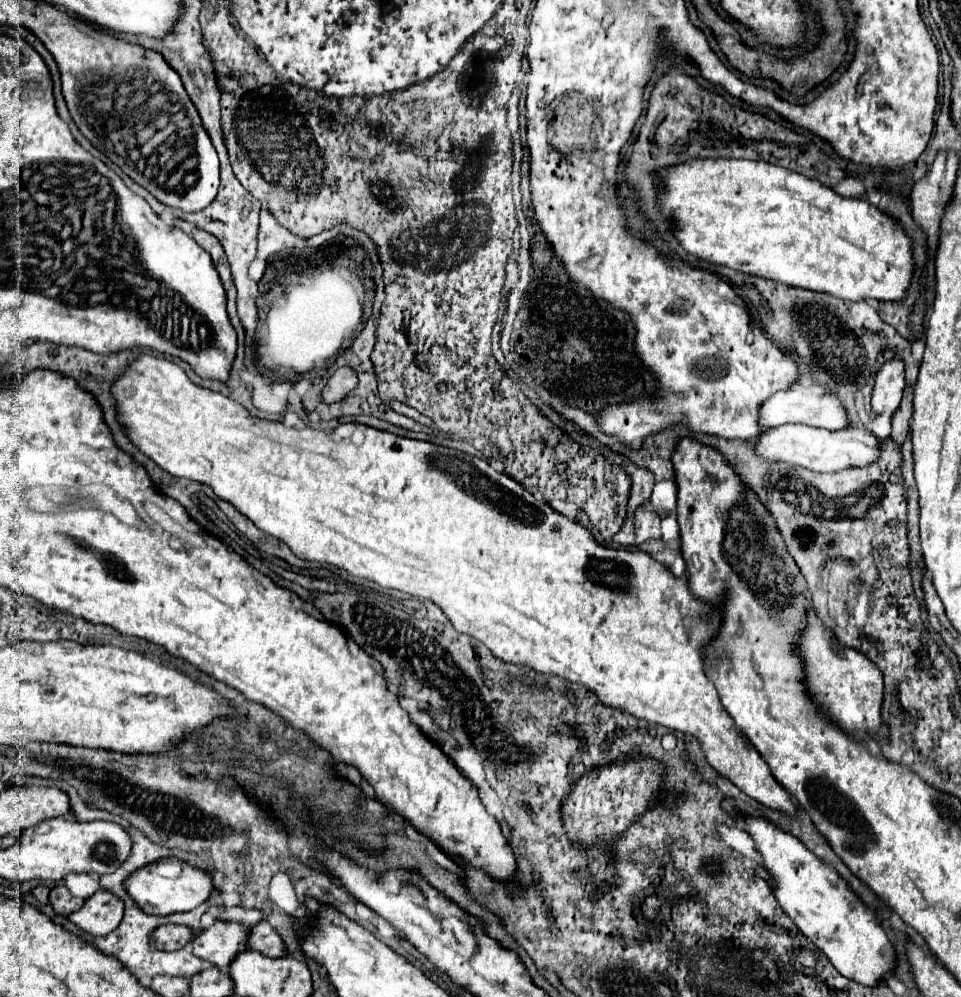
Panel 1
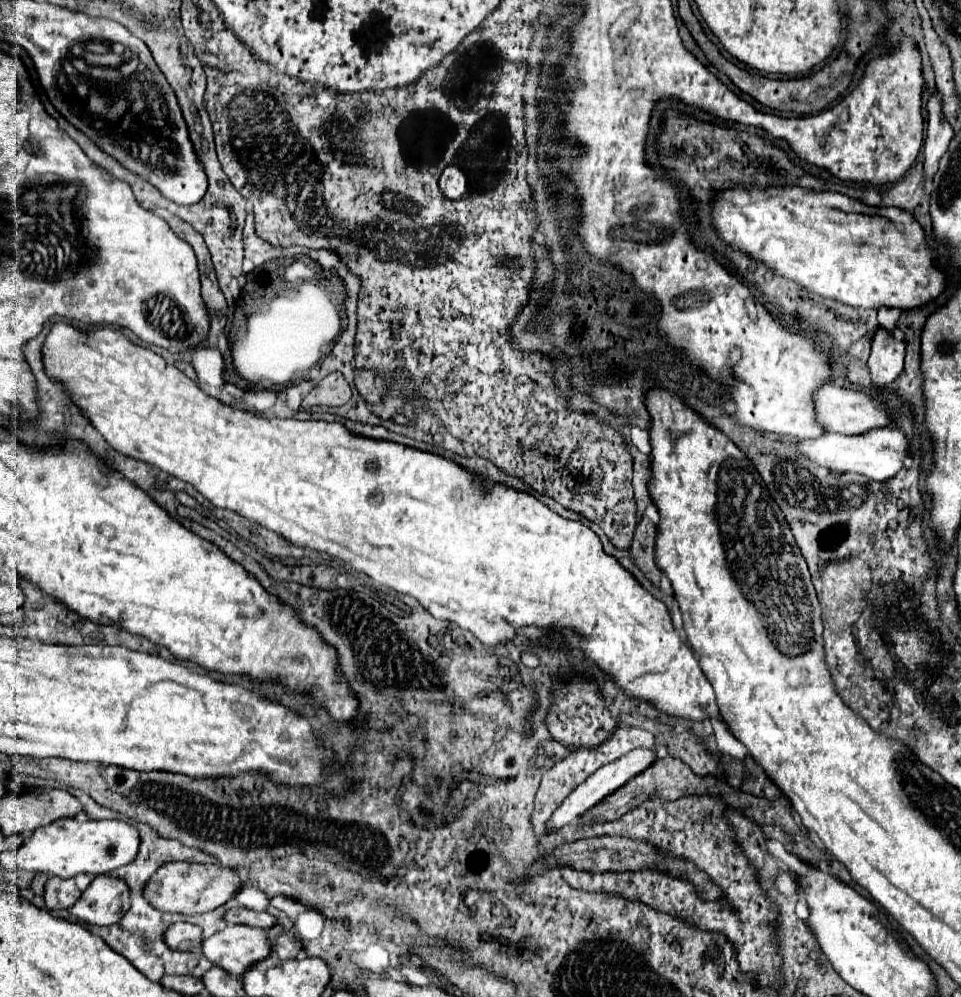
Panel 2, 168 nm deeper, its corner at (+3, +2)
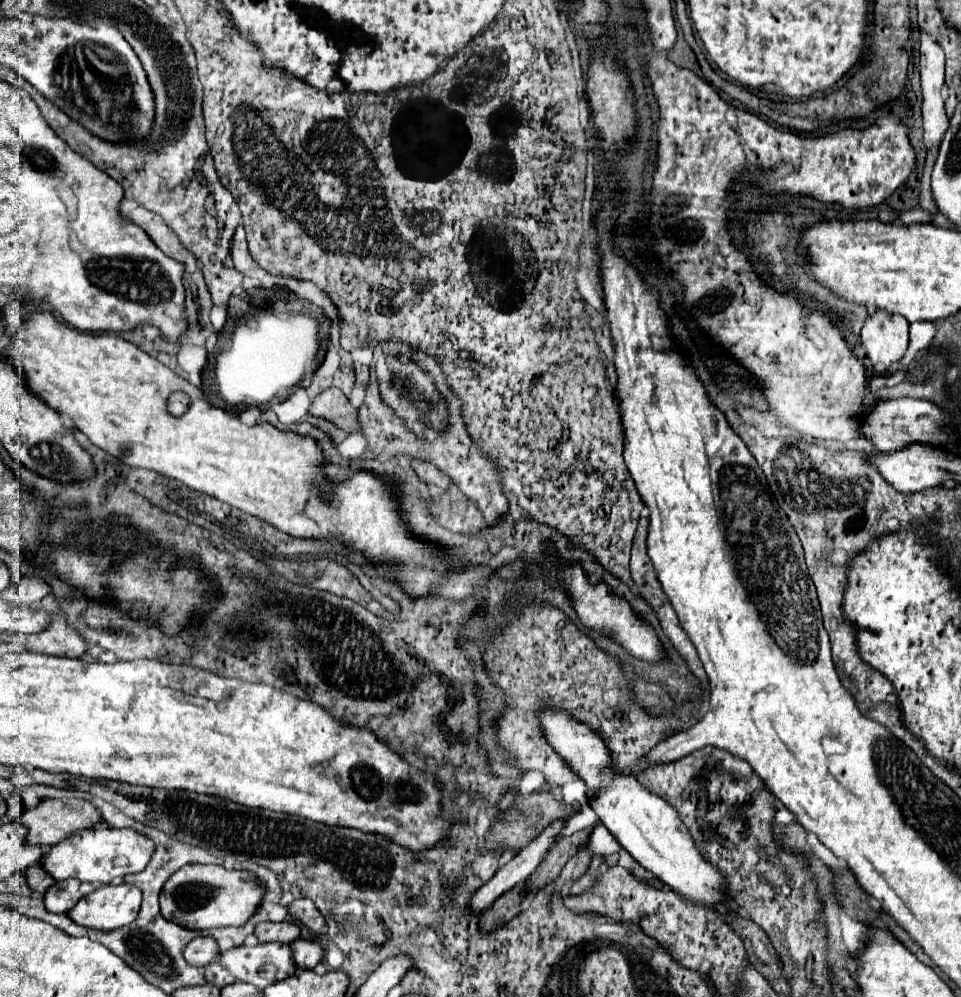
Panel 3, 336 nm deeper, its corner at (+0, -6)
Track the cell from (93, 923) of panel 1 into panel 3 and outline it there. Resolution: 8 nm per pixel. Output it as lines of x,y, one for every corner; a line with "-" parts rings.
123,883
119,887
107,887
105,893
103,885
93,893
85,895
67,915
83,927
113,931
123,925
129,925
137,917
139,905
141,905
141,891
137,887

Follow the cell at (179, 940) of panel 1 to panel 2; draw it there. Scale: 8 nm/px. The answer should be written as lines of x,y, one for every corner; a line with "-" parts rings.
174,923
164,937
166,945
170,949
178,949
178,951
196,951
204,937
202,937
202,929
192,925
192,923

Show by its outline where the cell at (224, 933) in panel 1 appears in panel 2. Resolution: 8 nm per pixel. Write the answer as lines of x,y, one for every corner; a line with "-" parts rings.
228,925
226,929
218,931
216,935
204,939
202,953
204,953
206,959
210,959
214,965
226,969
228,973
244,975
252,965
270,957
272,945
270,945
268,933
264,929
250,929
248,925

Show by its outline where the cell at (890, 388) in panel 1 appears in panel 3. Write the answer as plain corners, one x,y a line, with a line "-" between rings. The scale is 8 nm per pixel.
875,311
861,329
861,343
875,367
889,371
899,363
909,345
909,321
901,315

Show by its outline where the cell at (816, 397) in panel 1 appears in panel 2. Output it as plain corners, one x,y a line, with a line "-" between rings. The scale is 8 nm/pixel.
832,383
822,385
822,389
818,389
814,393
814,405
816,405
816,413
818,413
818,423
826,431
834,431
834,433
842,433
842,435
862,435
862,433
868,433
878,427
888,427
892,423
892,411
886,407
886,403
882,399
866,395
864,391
842,389

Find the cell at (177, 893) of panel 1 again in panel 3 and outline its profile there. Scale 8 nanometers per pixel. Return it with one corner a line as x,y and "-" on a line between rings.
185,865
163,885
161,915
183,927
205,931
213,927
239,927
261,903
265,887
249,871
229,871
221,865

